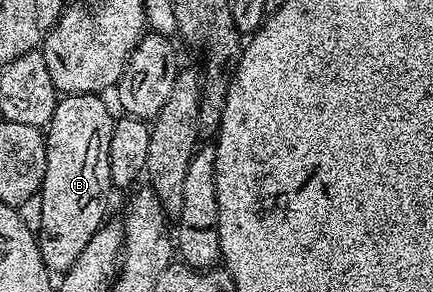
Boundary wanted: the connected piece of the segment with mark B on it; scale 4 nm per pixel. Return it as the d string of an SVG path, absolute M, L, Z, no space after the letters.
M90 92L61 95L56 101L52 120L46 125L46 178L38 197L40 224L44 227L44 233L41 231L38 239L42 262L46 262L48 271L53 274L63 274L67 268L74 266L78 254L86 250L86 242L94 238L107 217L104 215L108 212L108 195L114 192L108 157L114 115L104 98L103 95Z

